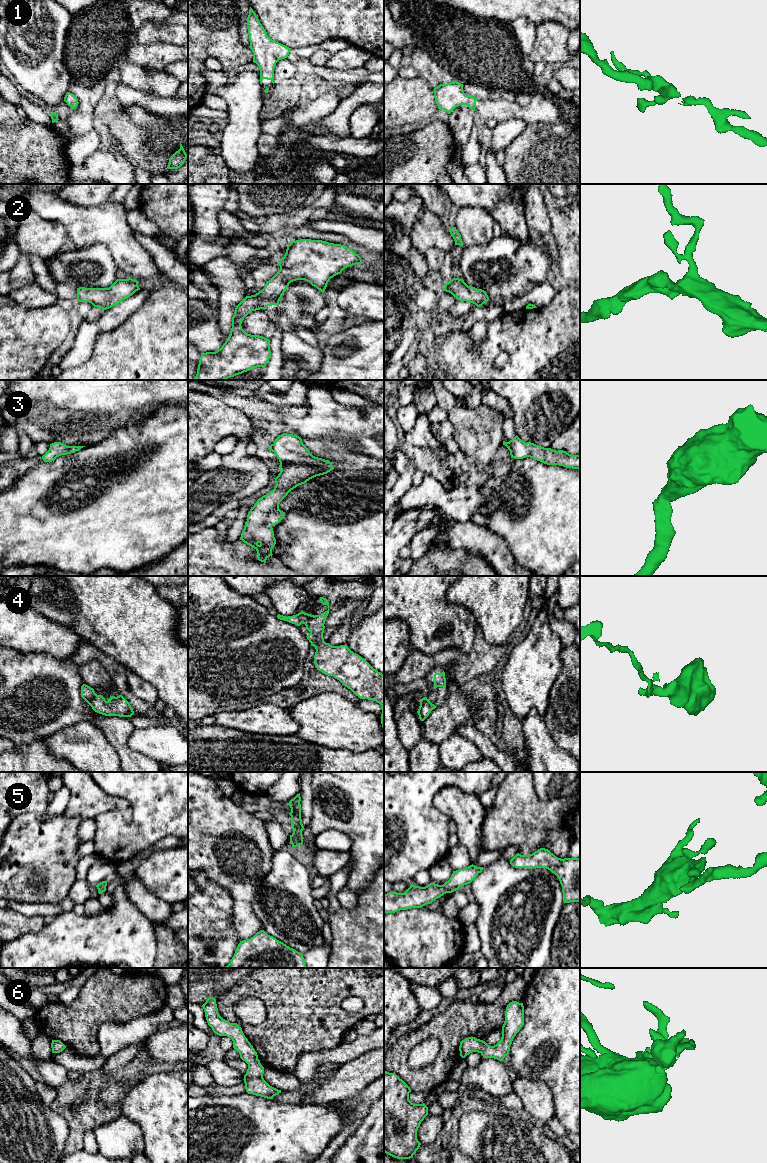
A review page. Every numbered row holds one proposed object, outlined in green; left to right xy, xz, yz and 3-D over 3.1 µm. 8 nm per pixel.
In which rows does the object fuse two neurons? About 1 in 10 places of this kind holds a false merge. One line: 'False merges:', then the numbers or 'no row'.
False merges: no row

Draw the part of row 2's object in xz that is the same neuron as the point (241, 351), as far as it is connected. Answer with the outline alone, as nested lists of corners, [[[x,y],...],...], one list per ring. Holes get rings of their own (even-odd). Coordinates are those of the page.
[[[301,239],[289,243],[284,257],[278,263],[280,270],[266,282],[265,287],[255,295],[246,296],[236,306],[230,335],[222,347],[215,352],[201,353],[194,380],[225,380],[253,368],[264,368],[271,357],[270,340],[246,333],[241,326],[244,318],[252,311],[278,305],[289,284],[296,280],[305,280],[324,293],[331,278],[341,274],[347,267],[362,264],[362,259],[352,249],[341,244]]]

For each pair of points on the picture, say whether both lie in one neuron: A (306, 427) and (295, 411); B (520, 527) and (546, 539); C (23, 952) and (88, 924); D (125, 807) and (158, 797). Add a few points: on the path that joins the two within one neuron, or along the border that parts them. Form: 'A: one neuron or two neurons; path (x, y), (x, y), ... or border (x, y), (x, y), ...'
A: two neurons; border (308, 403), (308, 411), (303, 416), (281, 417)
B: one neuron; path (526, 527), (534, 527), (540, 533)
C: one neuron; path (39, 947), (56, 947), (68, 939), (72, 939)
D: two neurons; border (110, 794), (129, 802), (129, 821)

